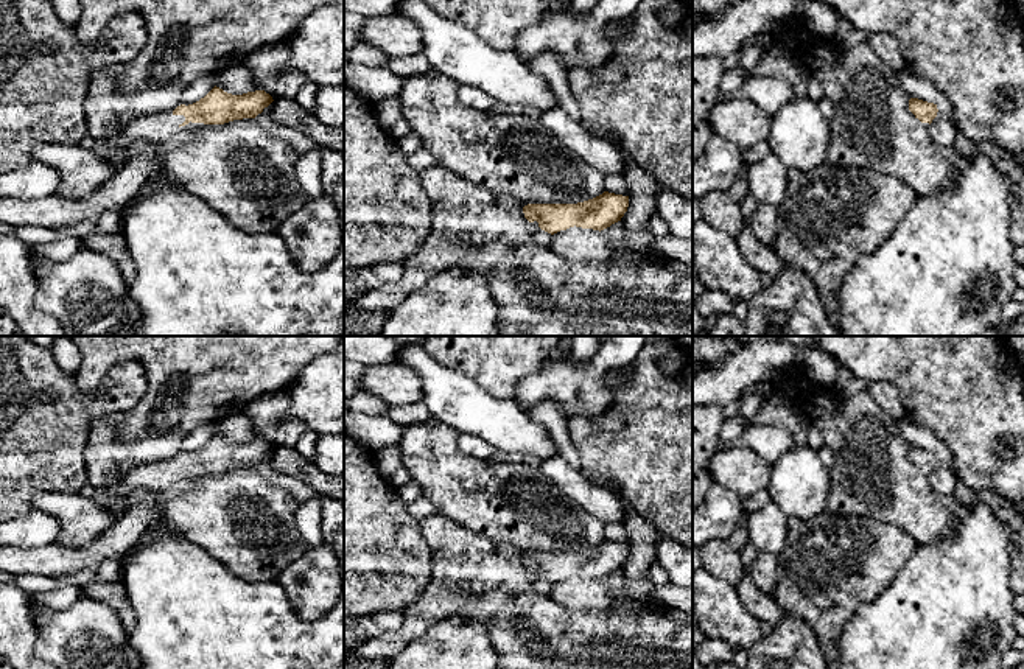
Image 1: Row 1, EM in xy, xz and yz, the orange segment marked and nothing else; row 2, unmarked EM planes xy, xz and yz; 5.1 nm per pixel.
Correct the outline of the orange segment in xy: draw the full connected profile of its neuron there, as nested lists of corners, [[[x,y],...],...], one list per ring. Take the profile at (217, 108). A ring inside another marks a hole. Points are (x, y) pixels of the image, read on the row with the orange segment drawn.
[[[215,86],[193,104],[182,103],[173,110],[135,118],[114,135],[109,145],[126,152],[135,142],[162,143],[181,131],[201,124],[224,124],[233,120],[255,118],[272,101],[272,96],[265,90],[232,95]]]

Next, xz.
[[[604,191],[577,204],[528,204],[523,207],[529,232],[545,230],[551,235],[570,227],[604,230],[621,221],[629,207],[629,196]]]

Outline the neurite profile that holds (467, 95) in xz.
[[[461,86],[461,89],[458,90],[458,100],[467,107],[473,107],[482,112],[489,112],[498,104],[493,96],[472,86]]]

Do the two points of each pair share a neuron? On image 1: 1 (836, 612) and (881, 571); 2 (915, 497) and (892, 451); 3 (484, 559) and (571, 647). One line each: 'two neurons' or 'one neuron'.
1: one neuron
2: one neuron
3: one neuron

